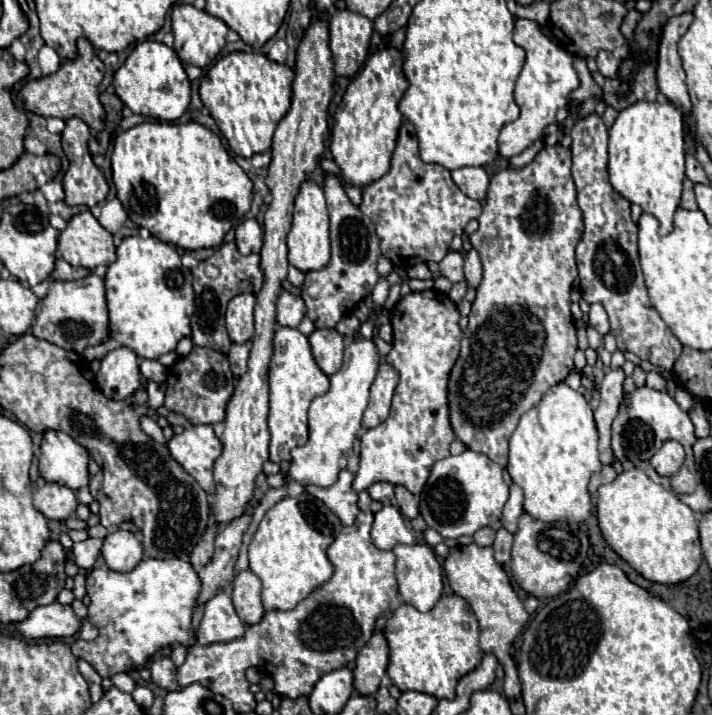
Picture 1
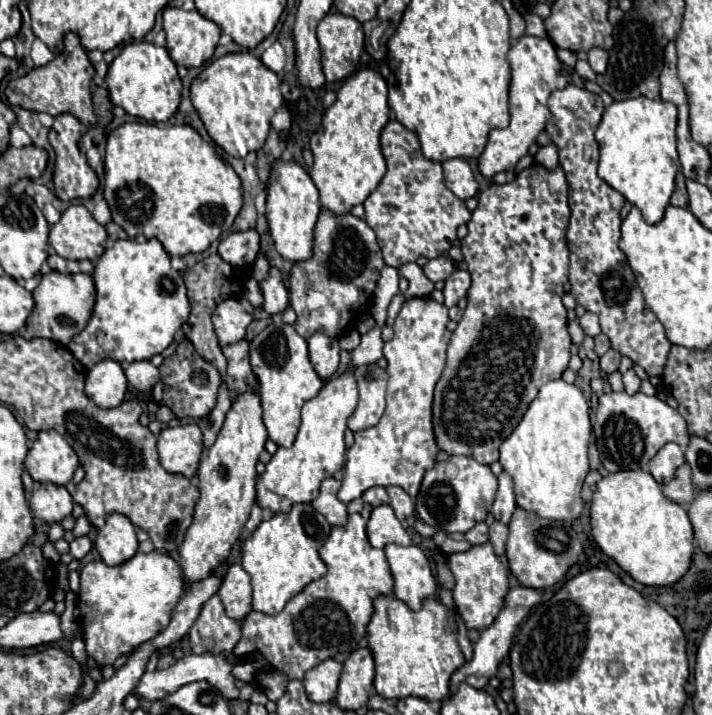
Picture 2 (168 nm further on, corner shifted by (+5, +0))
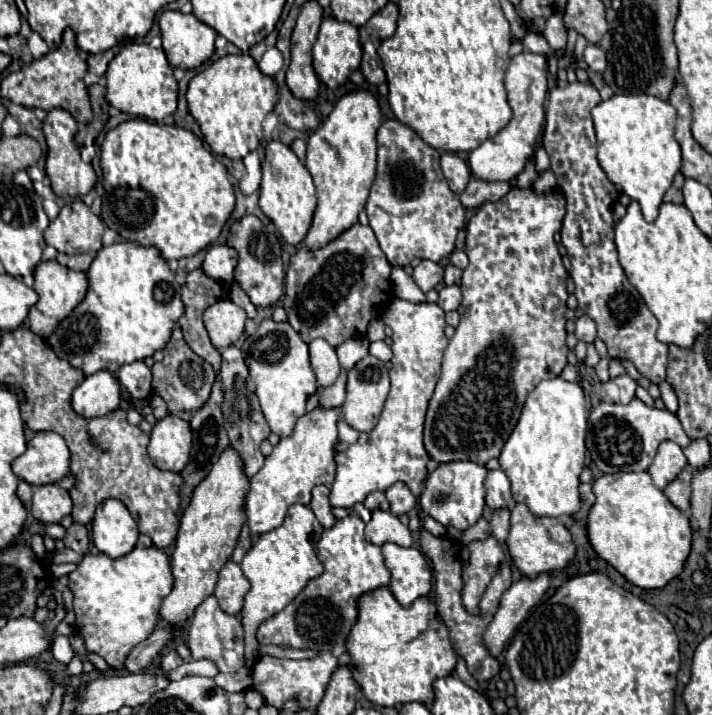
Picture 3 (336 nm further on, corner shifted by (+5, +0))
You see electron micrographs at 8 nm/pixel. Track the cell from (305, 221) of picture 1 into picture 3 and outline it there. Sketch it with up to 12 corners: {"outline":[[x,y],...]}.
{"outline":[[291,147],[265,149],[261,211],[287,245],[303,243],[317,205]]}

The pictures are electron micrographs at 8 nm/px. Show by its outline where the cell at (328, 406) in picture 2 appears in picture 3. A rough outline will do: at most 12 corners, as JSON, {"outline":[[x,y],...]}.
{"outline":[[341,407],[299,417],[251,477],[251,535],[335,479]]}

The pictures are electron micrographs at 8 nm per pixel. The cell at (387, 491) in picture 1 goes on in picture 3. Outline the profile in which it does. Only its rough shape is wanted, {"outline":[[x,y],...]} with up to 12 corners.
{"outline":[[383,491],[367,495],[363,505],[369,511],[389,511],[389,501]]}

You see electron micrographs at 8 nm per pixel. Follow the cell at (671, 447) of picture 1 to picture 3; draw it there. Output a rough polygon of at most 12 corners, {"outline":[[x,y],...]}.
{"outline":[[663,441],[649,467],[659,489],[665,489],[685,465],[681,447]]}

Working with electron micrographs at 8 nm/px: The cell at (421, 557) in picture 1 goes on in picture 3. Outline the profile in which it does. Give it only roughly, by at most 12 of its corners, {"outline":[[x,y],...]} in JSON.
{"outline":[[385,543],[393,595],[403,607],[431,591],[419,549]]}

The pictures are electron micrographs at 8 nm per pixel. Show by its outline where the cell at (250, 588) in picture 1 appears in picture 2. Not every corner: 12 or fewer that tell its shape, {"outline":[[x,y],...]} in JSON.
{"outline":[[229,565],[217,595],[241,621],[251,611],[251,577]]}

